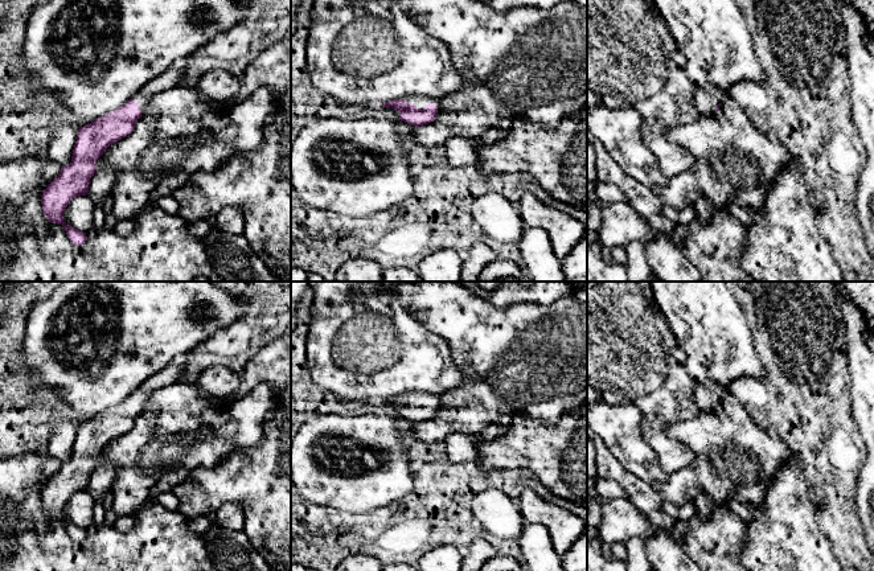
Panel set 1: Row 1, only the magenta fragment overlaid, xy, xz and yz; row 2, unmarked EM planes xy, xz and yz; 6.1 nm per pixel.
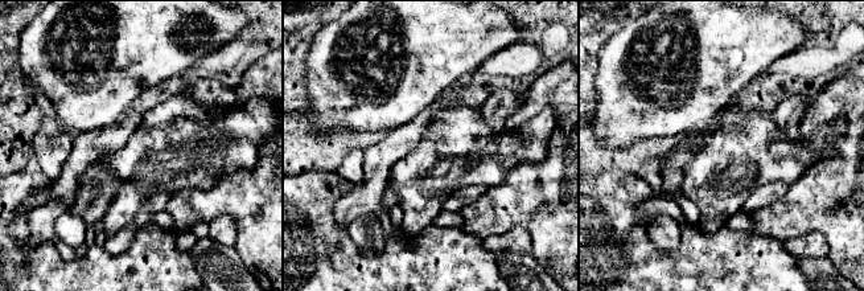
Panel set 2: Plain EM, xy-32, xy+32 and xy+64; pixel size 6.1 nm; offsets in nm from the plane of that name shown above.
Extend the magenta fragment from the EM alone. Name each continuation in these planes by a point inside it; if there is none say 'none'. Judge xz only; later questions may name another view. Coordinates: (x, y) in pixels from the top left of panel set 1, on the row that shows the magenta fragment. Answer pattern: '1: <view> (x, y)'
1: xz (419, 101)

